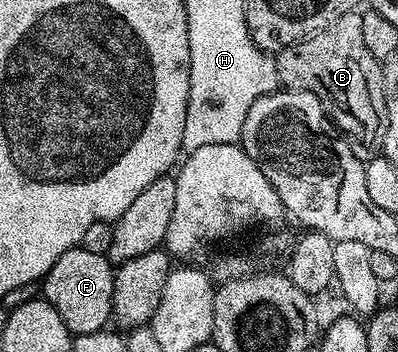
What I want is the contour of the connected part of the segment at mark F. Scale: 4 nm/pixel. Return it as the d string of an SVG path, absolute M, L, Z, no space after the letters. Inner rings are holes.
M76 246L65 250L65 254L53 262L41 281L41 296L51 303L57 314L61 314L61 322L65 322L72 334L93 334L104 331L112 319L114 281L115 268L106 255L93 254L92 251Z

